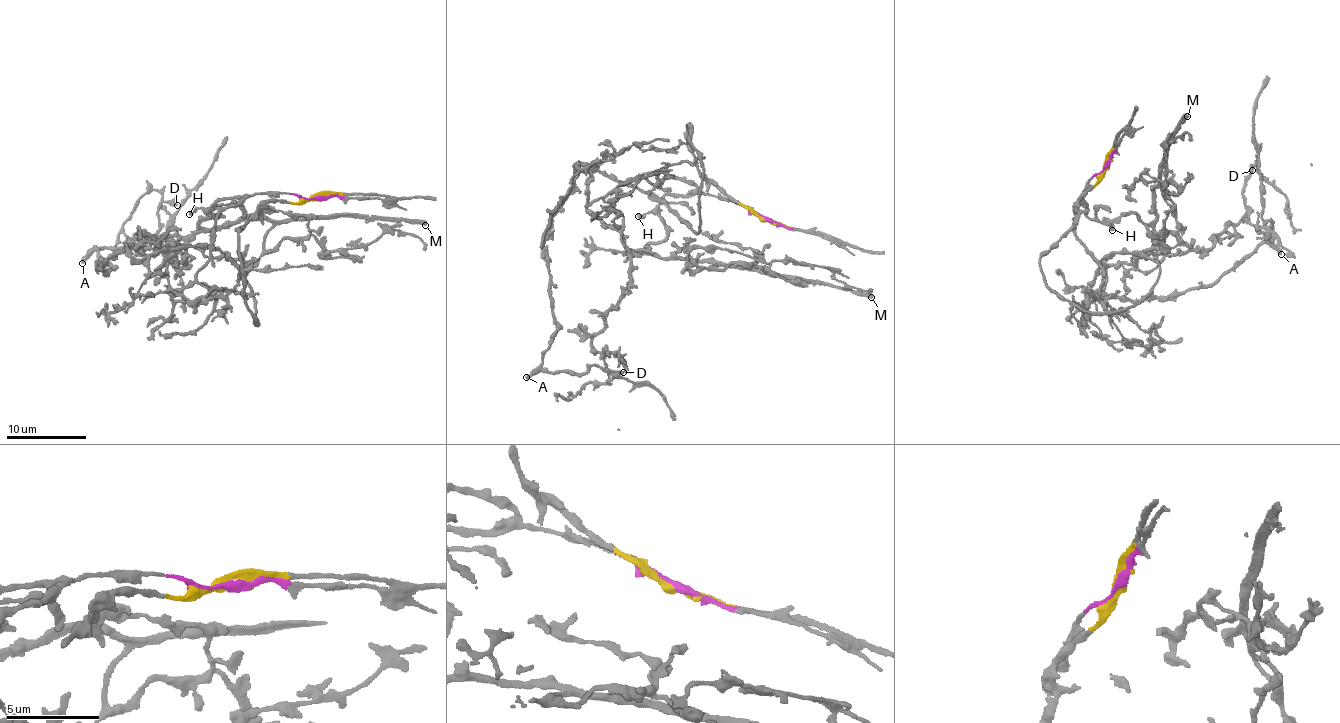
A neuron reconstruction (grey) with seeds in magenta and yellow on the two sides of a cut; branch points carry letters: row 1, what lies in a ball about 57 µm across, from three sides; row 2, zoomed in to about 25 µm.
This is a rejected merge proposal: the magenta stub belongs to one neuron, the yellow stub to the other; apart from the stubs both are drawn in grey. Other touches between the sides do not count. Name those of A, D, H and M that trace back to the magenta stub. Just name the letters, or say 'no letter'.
D, H, M

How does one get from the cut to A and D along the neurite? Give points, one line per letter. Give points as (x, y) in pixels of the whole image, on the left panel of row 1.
A: (315, 197), (239, 228), (257, 326), (215, 250), (126, 245), (104, 277), (93, 250), (82, 263)
D: (315, 197), (218, 198), (211, 208), (218, 217), (204, 217), (182, 268), (147, 240), (159, 205), (177, 206)

